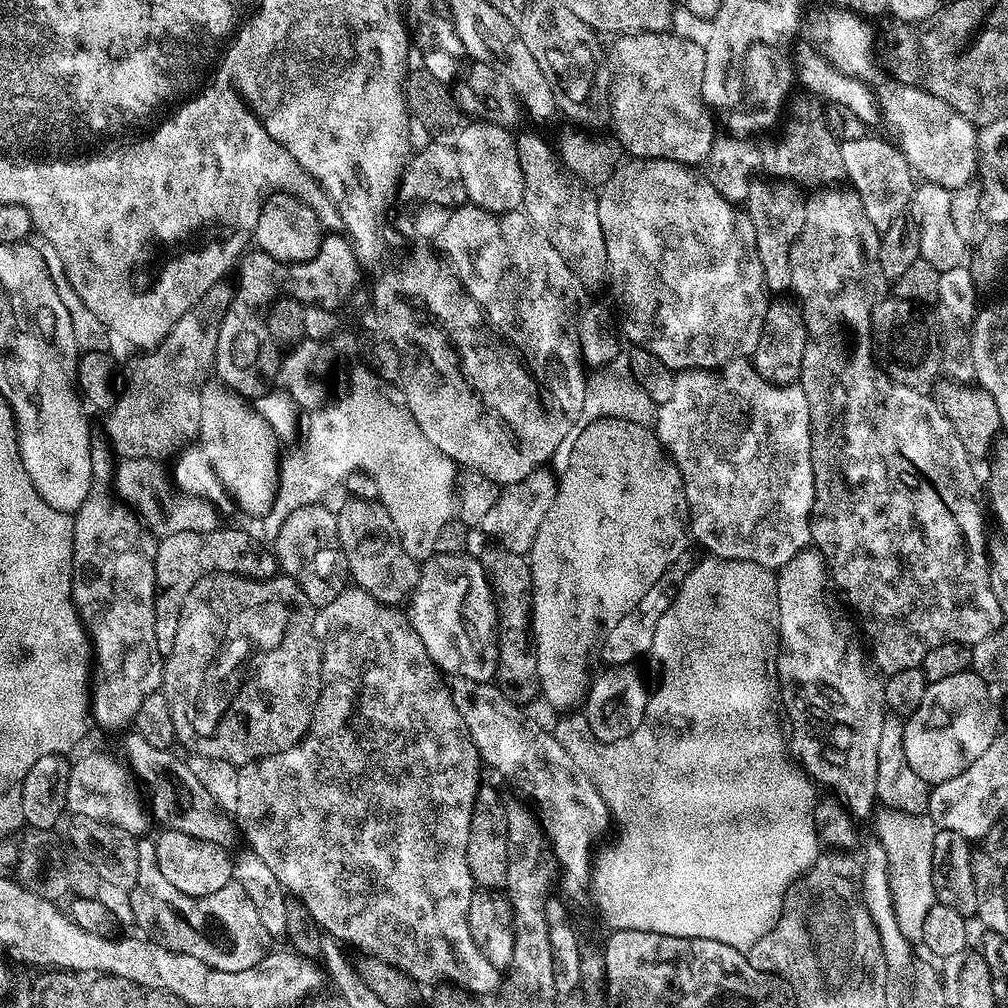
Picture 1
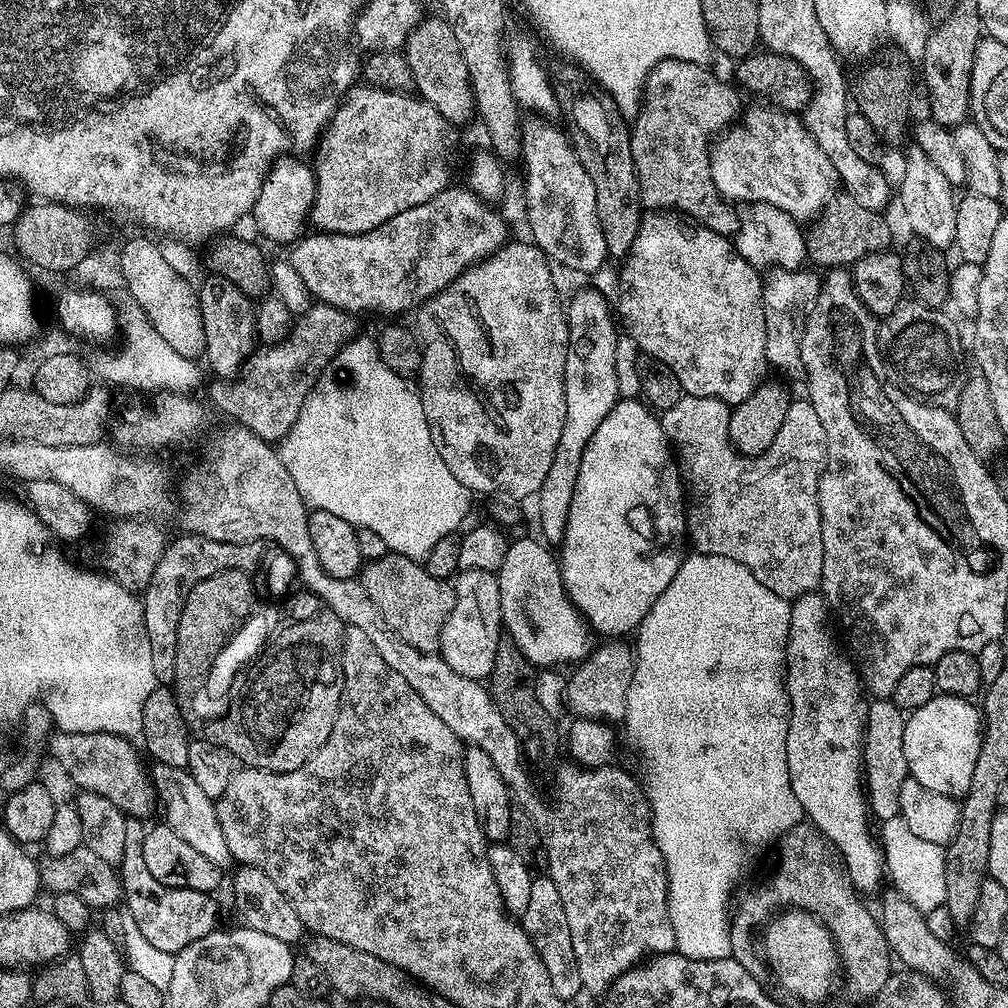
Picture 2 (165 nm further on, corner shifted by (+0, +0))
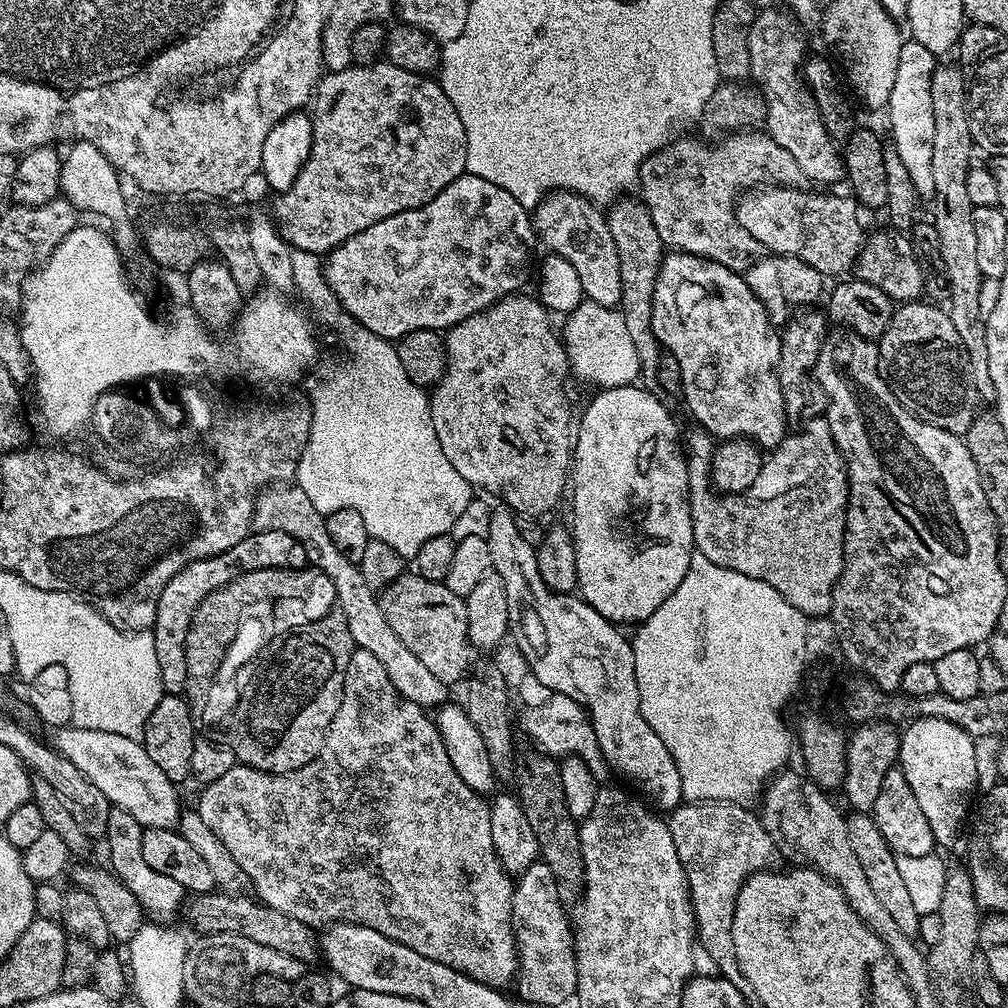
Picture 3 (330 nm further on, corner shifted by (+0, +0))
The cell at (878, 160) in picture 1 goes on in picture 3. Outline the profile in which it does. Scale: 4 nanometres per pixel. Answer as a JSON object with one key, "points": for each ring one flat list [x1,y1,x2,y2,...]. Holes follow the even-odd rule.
{"points":[[775,7,757,11,749,34,751,79,764,97,763,127,768,136,792,155,794,162,798,162,805,181,813,180,816,186,836,184,839,180,841,183,846,176,841,149,837,141,829,136,816,103,802,79,802,65,806,60,804,36,796,29,797,21,787,11,776,11]]}

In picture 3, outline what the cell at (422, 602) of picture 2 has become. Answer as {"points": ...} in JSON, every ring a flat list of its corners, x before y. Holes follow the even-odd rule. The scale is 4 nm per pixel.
{"points":[[403,574,386,585,378,599,390,630,406,642,406,650,441,680,445,686,453,686,469,675,474,660,474,649,468,640,465,597,454,594,439,580,427,580,418,574]]}

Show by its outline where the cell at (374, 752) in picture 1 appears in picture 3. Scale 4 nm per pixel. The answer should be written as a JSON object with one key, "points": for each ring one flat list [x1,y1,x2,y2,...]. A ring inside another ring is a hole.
{"points":[[355,647,350,654,341,706,330,722,321,752,308,765,293,772,272,775,237,763,236,767,226,770,222,778,203,785,202,791,204,793,198,804,202,822,214,830,231,857,245,871,251,891,260,903,274,910,282,910,282,914,290,914,290,918,298,918,298,922,313,926,339,923,370,926,370,930,378,930,378,934,386,934,386,938,394,938,394,942,410,946,410,950,418,950,418,954,423,954,425,958,442,962,491,988,507,989,507,984,517,979,520,949,516,946,516,935,512,929,514,880,504,871,494,850,494,838,490,834,492,809,489,801,481,793,470,790,470,786,458,778,458,773,450,763,450,754,446,754,446,746,436,729,435,719,420,705,402,698,398,690,394,690,394,682,390,682,386,666,382,666,382,662,378,662,370,650]]}

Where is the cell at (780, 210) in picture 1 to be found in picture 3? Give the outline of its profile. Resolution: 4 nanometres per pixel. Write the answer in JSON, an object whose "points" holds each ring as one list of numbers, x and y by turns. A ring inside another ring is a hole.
{"points":[[800,310,793,315,780,332,780,357,778,358,778,382,782,386,782,402,786,406,789,425,809,424,815,416,824,416,828,399,816,377,816,363,822,342,830,328,823,311]]}

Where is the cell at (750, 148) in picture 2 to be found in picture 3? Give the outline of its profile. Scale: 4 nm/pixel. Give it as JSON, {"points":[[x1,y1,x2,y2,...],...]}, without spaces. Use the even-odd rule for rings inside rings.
{"points":[[761,186,755,190,748,190,743,193,736,201,736,217,738,222,742,226,742,230,746,230,746,234,750,234,750,238,754,238,760,243,761,249,767,250,769,253,775,254,777,256,793,256,798,258,802,262,806,262,810,266,814,266,814,270,818,270,821,276,825,278,831,278,831,276,839,277,841,274,839,272,844,272,853,267,856,263,856,257,860,255,861,248,864,247,866,243,866,231,860,225,860,220,856,217,856,208,858,209,858,204,855,199,849,198,847,195,844,196,827,196,827,191,824,190,812,190,816,192,807,192,807,187,801,186,799,188,782,188,779,186]]}

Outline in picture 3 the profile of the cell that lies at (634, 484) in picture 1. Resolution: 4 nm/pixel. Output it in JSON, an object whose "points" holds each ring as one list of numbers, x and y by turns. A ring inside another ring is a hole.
{"points":[[629,386,624,388,605,388,599,392,592,401,584,408,584,413,579,413,578,427,574,432,574,447,572,450,572,466,570,469,570,500,572,496,572,524,570,523,570,531,572,533,572,545,576,551,576,565,578,566,578,596,586,603,594,608,598,614,609,620,610,623,617,626,625,626,624,624,632,624,631,626,639,626,644,623,646,618,650,618,650,614,654,614,654,610,658,610,658,606,662,606,662,602,666,602,666,598,670,598,670,594,674,594,674,590,678,590,678,585,682,582,682,578,686,578,686,570,690,570,690,558,694,551,694,530,692,529,692,515,690,514,690,506,688,505,688,462,686,459,685,449,682,447,682,432,676,429,676,420,668,413,668,408,659,400,661,397,655,391,649,390,643,386]]}

